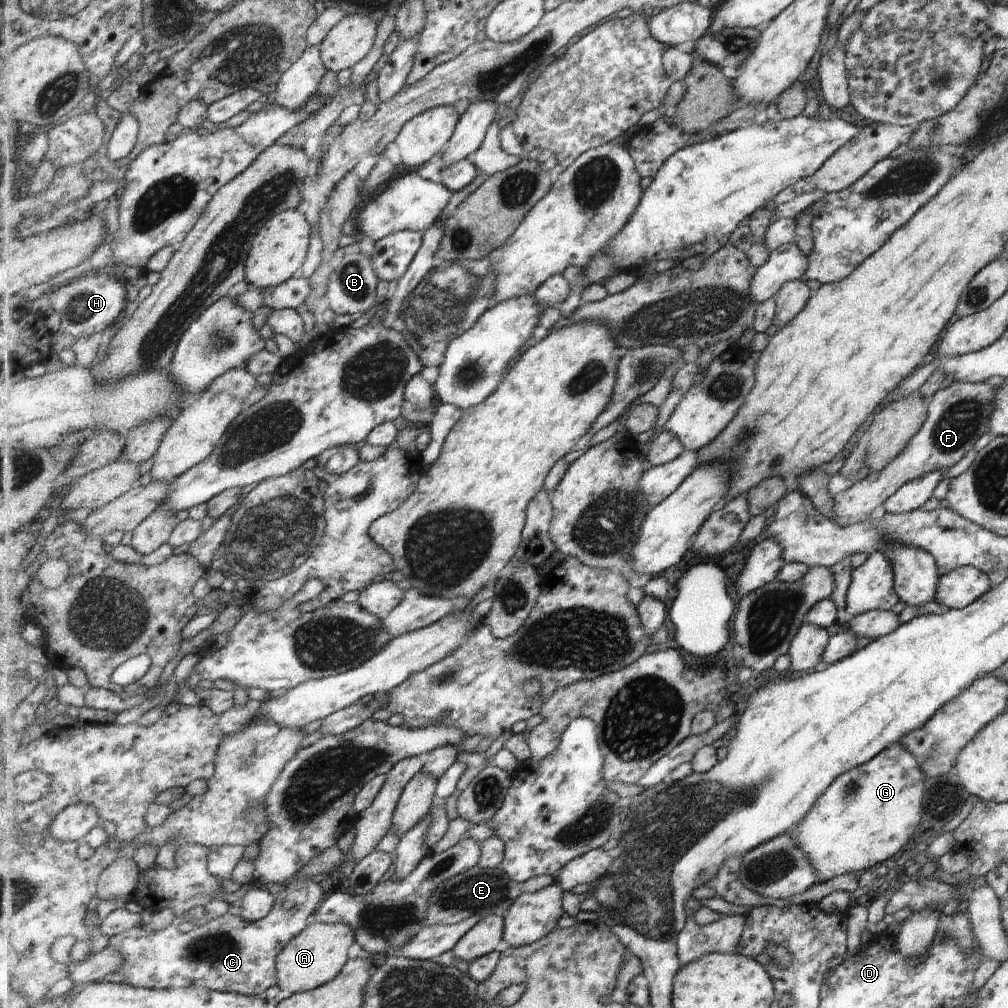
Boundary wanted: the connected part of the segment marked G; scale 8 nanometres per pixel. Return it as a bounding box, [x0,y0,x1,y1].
[791,743,925,882]

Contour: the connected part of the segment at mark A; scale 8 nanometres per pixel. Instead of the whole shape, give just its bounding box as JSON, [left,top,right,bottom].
[277,922,356,995]

